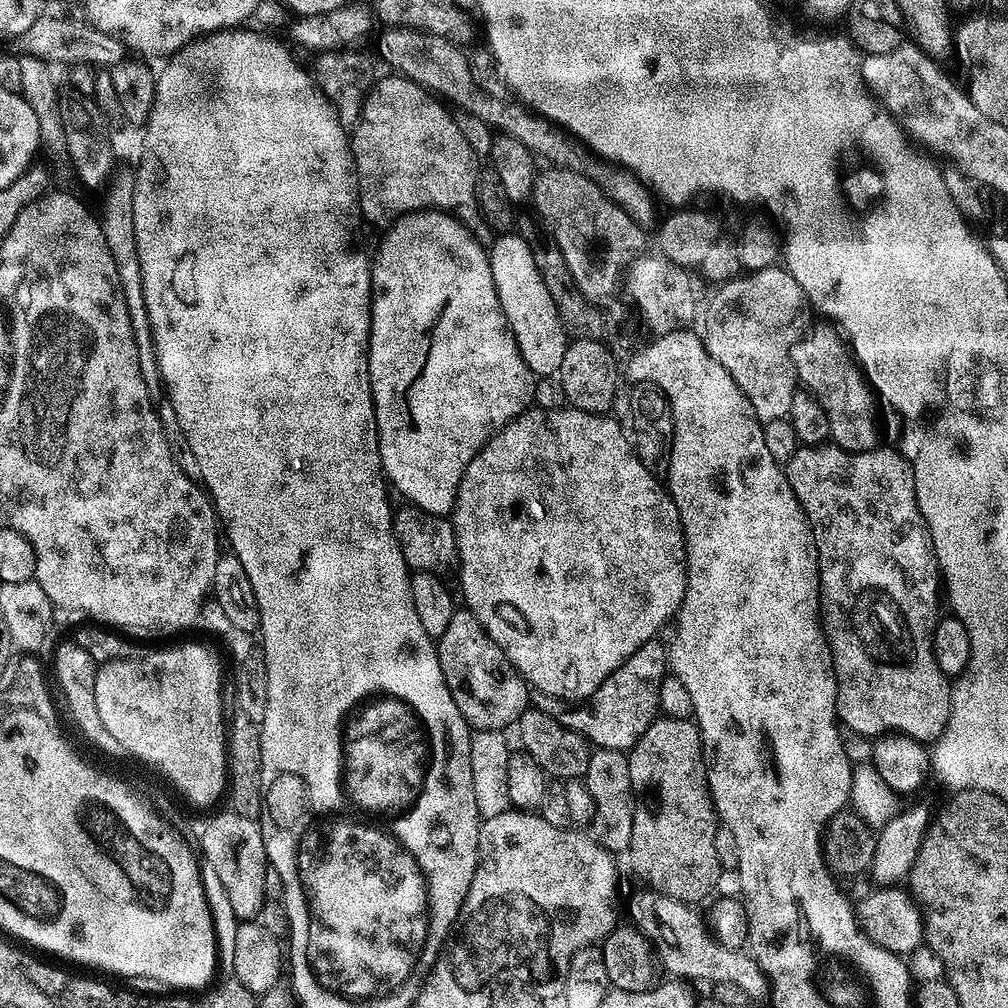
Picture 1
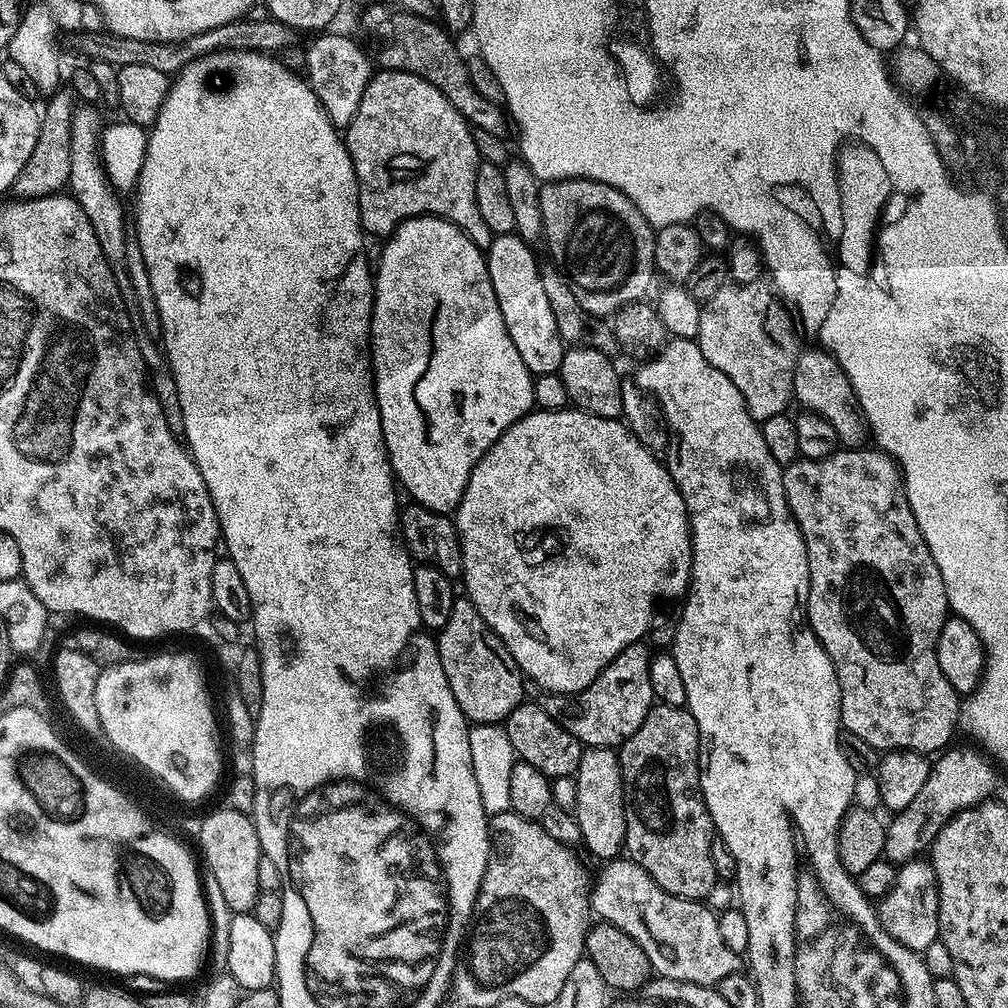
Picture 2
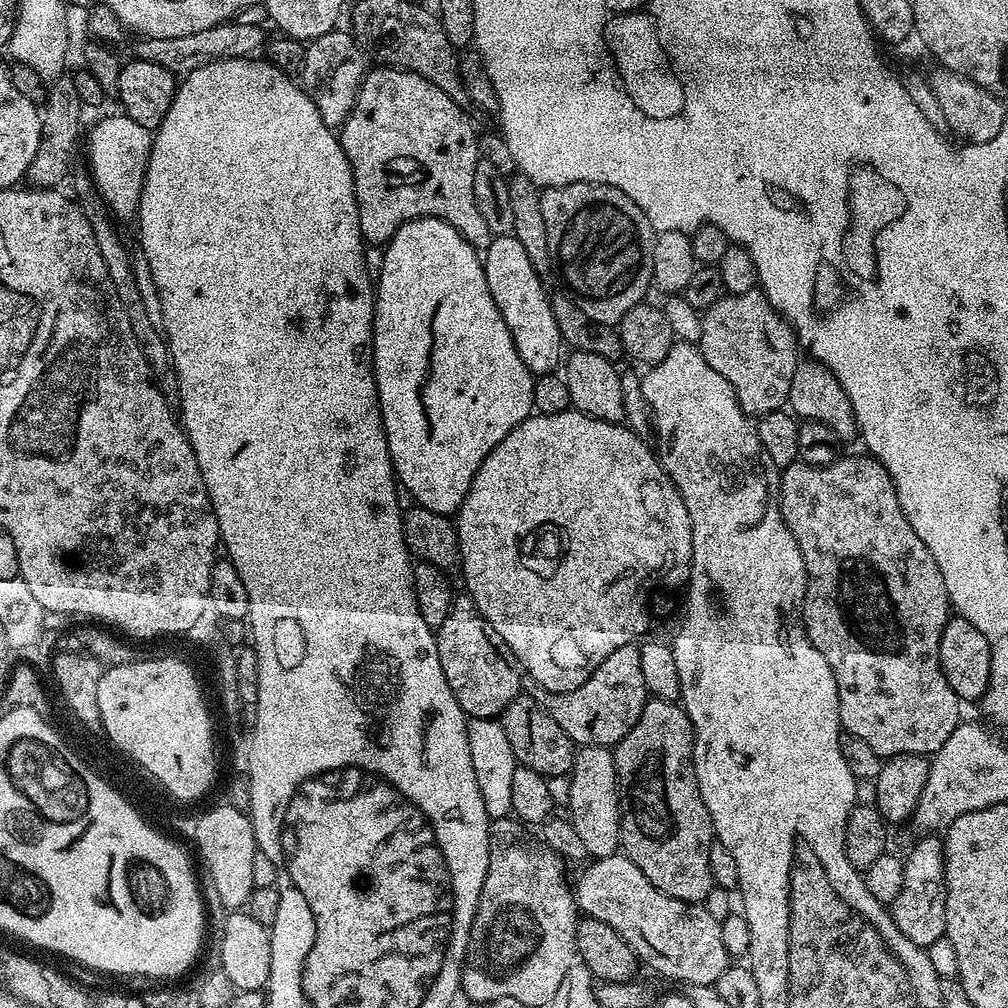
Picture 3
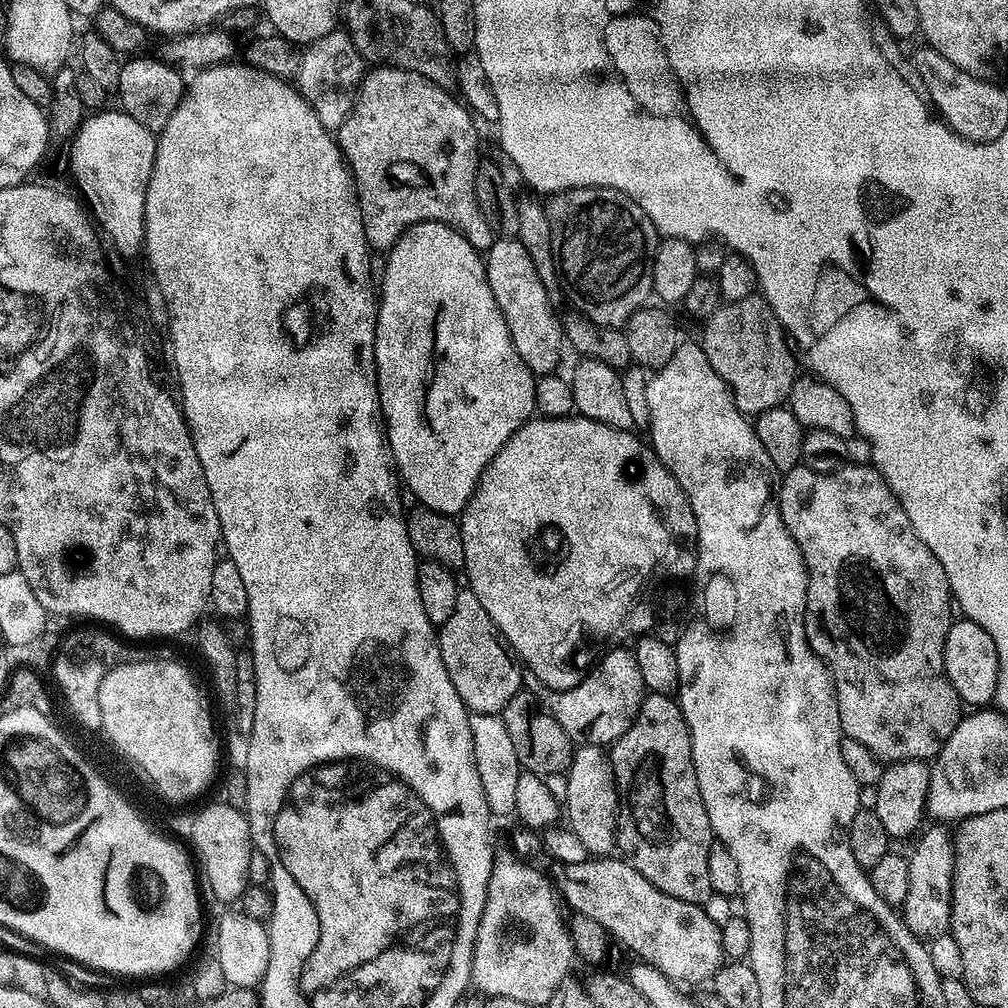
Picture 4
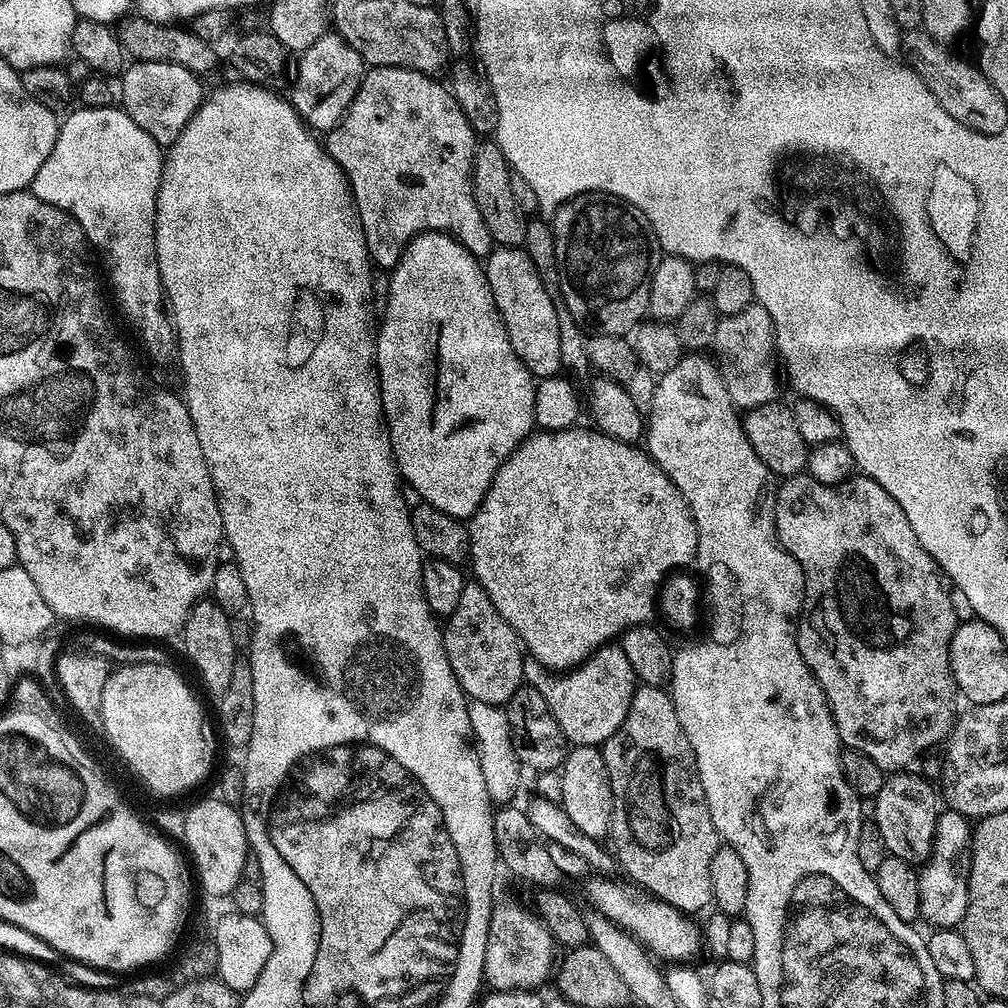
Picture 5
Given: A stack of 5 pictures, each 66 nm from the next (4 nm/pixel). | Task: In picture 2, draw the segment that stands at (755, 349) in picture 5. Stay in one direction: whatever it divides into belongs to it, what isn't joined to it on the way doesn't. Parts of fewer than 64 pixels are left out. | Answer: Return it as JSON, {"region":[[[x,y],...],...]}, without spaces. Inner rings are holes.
{"region":[[[763,279],[749,284],[726,283],[718,294],[714,294],[714,298],[703,301],[700,314],[701,325],[698,326],[695,341],[700,345],[702,354],[706,354],[706,362],[710,362],[710,366],[718,366],[718,370],[722,370],[722,374],[726,374],[726,378],[738,386],[738,394],[742,394],[757,422],[785,415],[789,411],[788,403],[794,400],[794,366],[801,354],[802,343],[796,337],[797,321],[789,305],[774,291],[773,285]]]}

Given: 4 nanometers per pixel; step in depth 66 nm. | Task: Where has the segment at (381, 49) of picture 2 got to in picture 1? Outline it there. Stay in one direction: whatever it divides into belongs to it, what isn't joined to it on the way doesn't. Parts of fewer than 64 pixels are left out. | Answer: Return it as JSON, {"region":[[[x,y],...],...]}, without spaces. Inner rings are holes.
{"region":[[[388,26],[383,30],[385,32],[380,36],[380,56],[392,67],[389,69],[393,73],[420,84],[453,109],[461,108],[459,111],[463,115],[480,118],[494,133],[514,138],[514,142],[522,142],[522,146],[529,148],[533,154],[540,153],[544,146],[554,152],[563,146],[563,140],[551,132],[554,130],[525,105],[511,99],[494,98],[494,94],[486,94],[486,90],[482,90],[478,82],[474,82],[468,65],[469,53],[463,52],[460,49],[463,47],[457,41],[424,32],[420,28]]]}

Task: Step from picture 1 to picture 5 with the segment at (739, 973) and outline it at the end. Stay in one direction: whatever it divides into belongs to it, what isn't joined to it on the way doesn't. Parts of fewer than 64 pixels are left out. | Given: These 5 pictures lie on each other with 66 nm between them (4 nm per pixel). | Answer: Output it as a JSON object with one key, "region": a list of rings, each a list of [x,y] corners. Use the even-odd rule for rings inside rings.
{"region":[[[596,874],[587,881],[589,902],[600,911],[597,913],[603,919],[609,920],[623,932],[630,933],[657,961],[692,962],[700,948],[702,952],[702,928],[699,923],[692,921],[695,919],[691,915],[679,912],[674,906],[662,902],[657,896],[650,895],[631,882],[608,879],[612,878]]]}

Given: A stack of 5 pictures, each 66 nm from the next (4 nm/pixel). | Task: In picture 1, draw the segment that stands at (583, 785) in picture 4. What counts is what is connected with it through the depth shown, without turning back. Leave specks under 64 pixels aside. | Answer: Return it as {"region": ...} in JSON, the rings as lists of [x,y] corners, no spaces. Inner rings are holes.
{"region":[[[596,748],[590,758],[590,766],[586,766],[583,782],[588,787],[593,802],[593,814],[590,821],[590,835],[602,845],[606,851],[613,854],[627,853],[630,846],[630,830],[634,830],[634,797],[632,783],[630,782],[630,766],[628,757],[624,752],[610,750],[609,748]]]}

